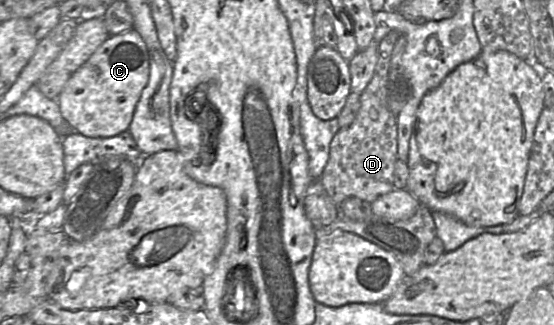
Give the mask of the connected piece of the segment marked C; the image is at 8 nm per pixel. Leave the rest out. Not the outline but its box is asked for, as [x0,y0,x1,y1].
[58,28,149,137]

